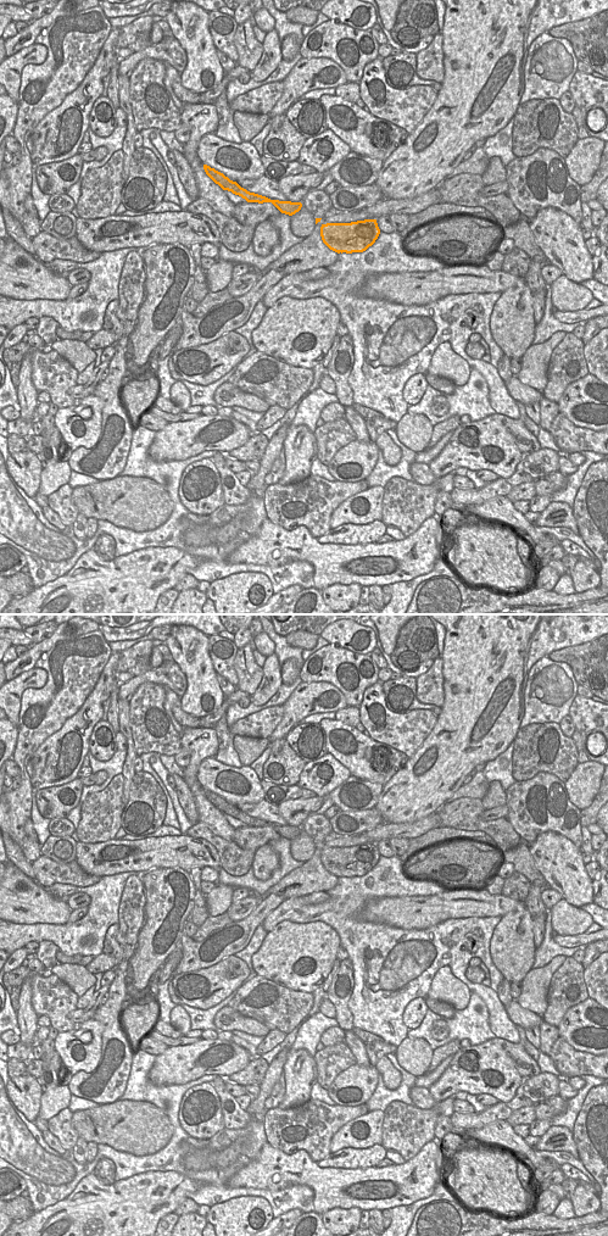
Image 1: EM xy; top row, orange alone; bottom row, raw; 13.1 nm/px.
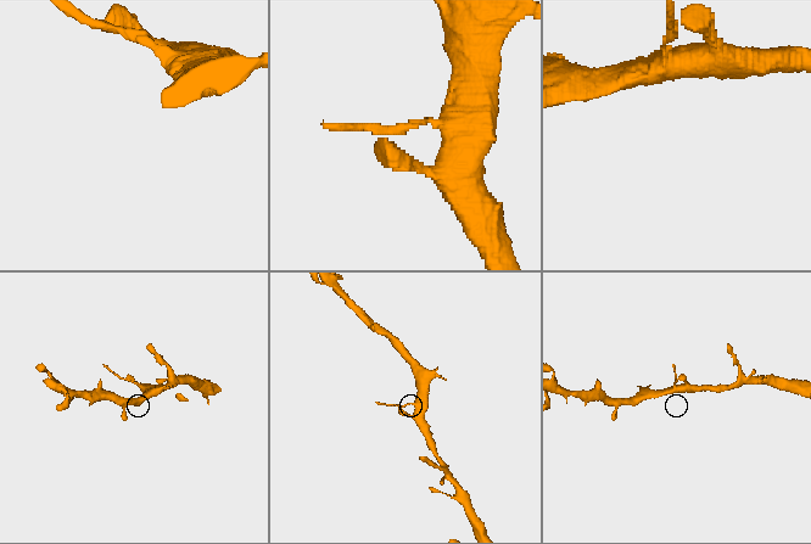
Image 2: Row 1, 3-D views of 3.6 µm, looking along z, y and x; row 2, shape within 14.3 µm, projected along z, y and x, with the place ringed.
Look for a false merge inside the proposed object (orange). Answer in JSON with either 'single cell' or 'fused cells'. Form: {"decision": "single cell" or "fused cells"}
{"decision": "single cell"}

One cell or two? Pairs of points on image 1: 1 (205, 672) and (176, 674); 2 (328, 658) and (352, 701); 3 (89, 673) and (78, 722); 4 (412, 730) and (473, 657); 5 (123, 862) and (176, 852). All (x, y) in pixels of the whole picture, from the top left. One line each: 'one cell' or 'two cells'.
1: two cells
2: one cell
3: two cells
4: two cells
5: one cell

